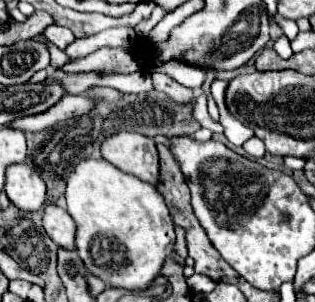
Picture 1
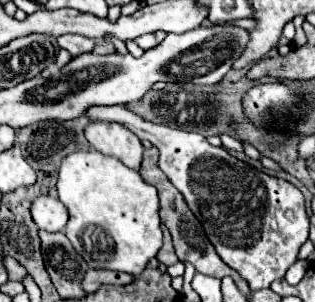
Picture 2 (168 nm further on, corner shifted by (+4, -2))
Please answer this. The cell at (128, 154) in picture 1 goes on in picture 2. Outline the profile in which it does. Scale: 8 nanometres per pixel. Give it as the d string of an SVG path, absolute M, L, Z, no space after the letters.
M94 122L86 130L86 138L102 154L110 154L128 168L140 170L144 146L138 136L134 136L128 128L120 124L108 124L108 122Z

